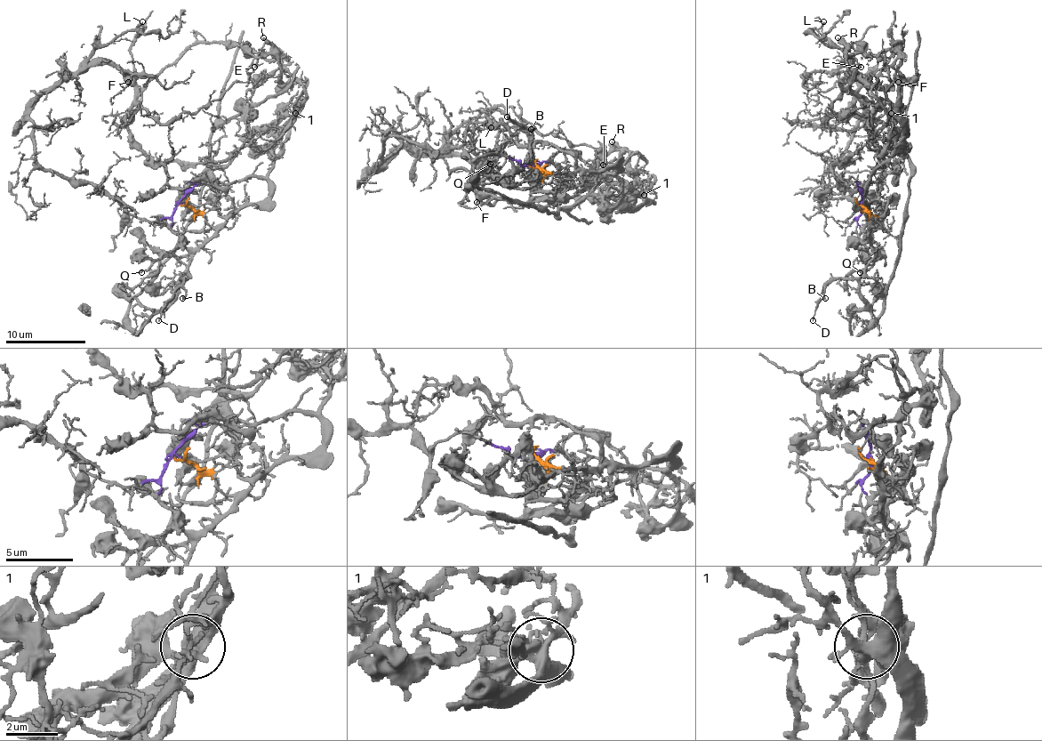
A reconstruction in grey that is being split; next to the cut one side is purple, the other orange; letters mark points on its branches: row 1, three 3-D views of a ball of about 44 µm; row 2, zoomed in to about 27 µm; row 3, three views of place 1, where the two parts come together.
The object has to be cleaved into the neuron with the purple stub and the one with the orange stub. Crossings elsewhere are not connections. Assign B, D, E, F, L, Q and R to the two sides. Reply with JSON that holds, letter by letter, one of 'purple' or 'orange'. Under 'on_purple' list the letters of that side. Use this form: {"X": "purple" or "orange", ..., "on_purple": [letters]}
{"B": "orange", "D": "orange", "E": "orange", "F": "purple", "L": "purple", "Q": "orange", "R": "orange", "on_purple": ["F", "L"]}

